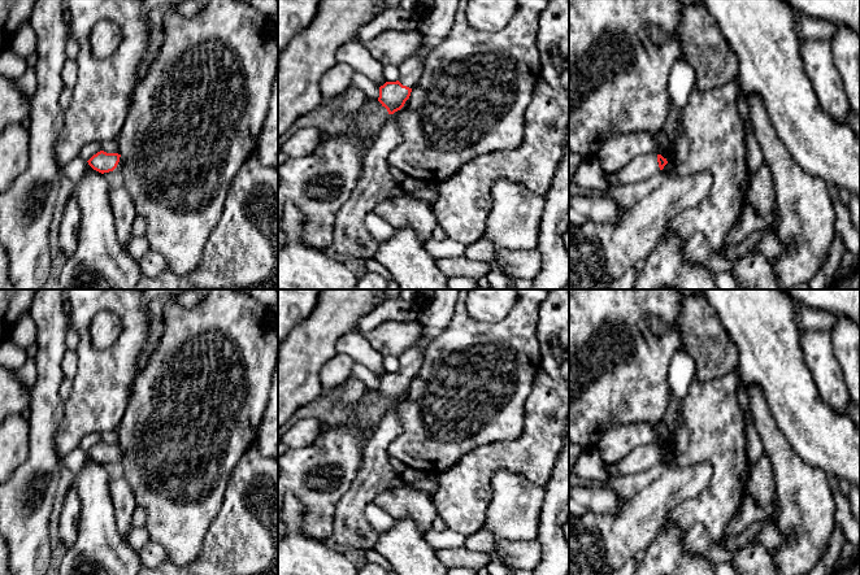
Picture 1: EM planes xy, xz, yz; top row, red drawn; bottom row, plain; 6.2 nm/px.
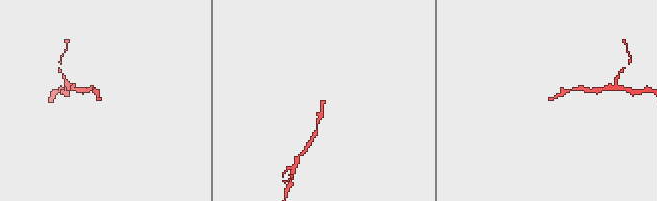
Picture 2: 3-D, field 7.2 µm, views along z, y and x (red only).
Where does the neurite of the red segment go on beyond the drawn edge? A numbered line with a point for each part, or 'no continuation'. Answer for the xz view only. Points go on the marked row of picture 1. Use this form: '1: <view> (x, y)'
1: xz (437, 24)

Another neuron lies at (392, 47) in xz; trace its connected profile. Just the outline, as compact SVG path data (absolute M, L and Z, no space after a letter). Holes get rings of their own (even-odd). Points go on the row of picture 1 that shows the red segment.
M416 29L386 30L362 43L381 64L400 66L408 57L420 52L421 39L422 35Z

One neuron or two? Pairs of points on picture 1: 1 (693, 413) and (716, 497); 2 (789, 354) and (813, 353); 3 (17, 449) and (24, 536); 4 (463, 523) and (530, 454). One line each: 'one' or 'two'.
1: one
2: two
3: two
4: one

